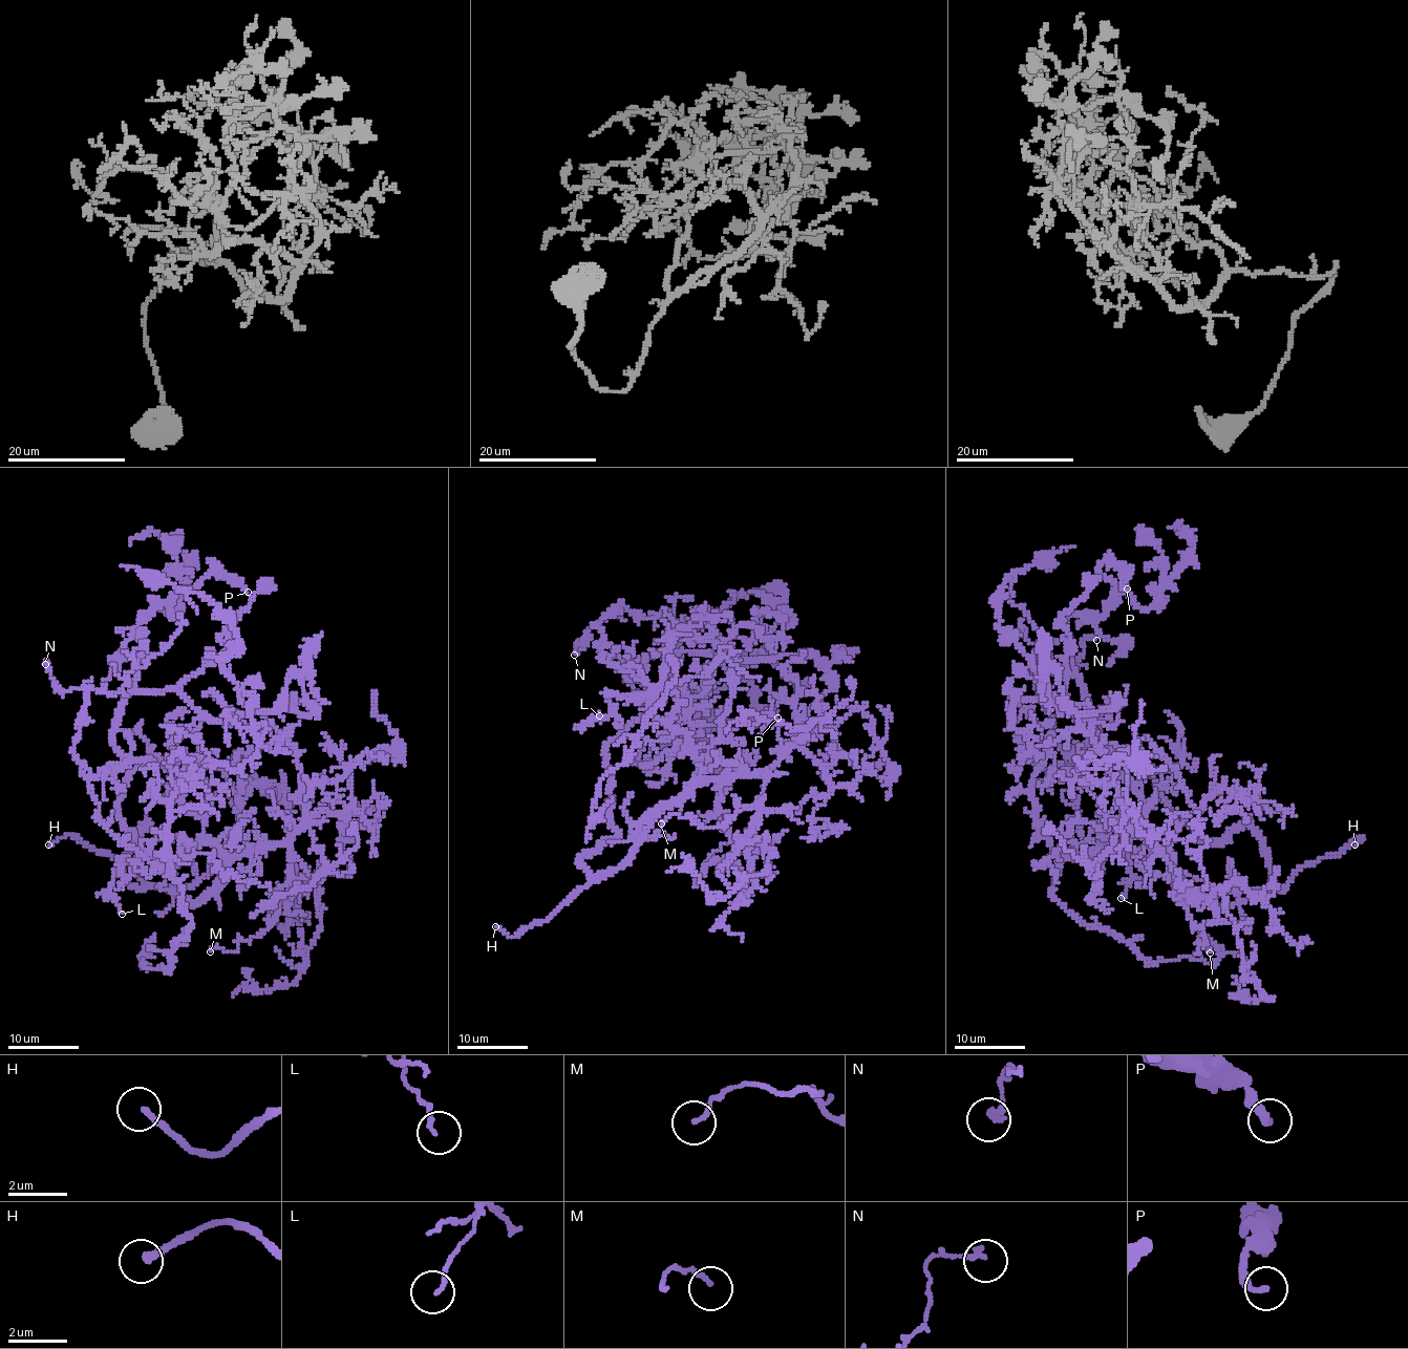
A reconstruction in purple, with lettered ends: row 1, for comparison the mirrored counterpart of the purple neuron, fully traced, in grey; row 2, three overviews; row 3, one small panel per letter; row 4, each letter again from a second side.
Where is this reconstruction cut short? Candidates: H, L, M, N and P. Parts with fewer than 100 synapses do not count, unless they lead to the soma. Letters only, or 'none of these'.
H

